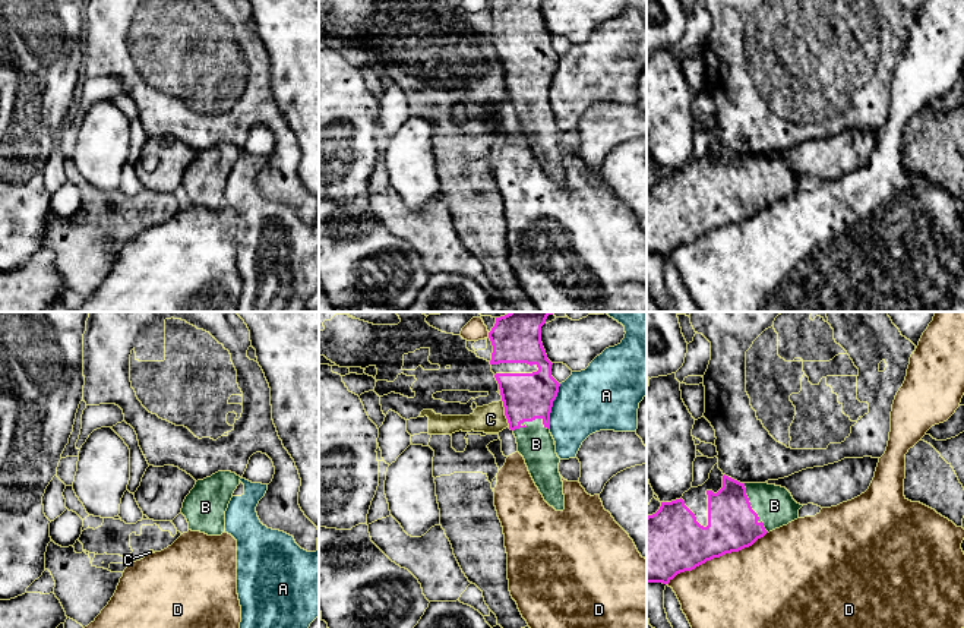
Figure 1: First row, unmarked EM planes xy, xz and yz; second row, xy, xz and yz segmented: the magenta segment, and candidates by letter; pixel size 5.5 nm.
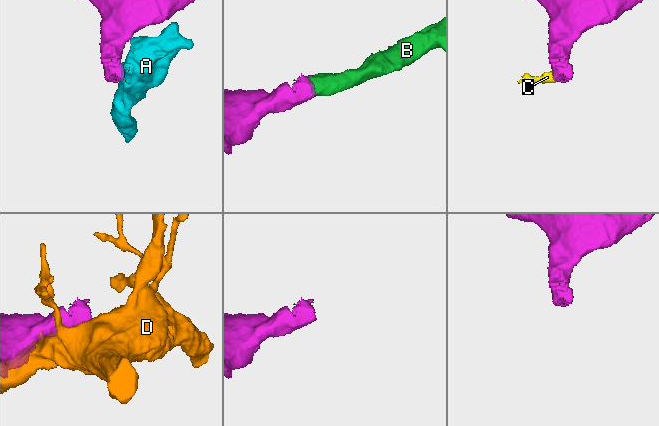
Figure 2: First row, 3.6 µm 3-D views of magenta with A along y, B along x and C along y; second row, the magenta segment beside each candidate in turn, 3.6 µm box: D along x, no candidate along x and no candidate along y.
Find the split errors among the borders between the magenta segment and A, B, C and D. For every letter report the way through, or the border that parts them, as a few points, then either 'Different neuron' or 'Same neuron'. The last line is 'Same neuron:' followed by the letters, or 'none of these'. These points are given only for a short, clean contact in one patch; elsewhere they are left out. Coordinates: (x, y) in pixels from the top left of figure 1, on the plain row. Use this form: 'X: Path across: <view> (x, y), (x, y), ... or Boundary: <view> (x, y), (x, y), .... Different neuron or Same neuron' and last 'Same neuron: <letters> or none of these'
A: Boundary: xz (560, 56), (553, 73), (549, 100). Different neuron
B: Path across: xz (525, 69), (531, 92), (536, 116). Same neuron
C: Boundary: xz (502, 72), (509, 98). Different neuron
D: Different neuron
Same neuron: B

